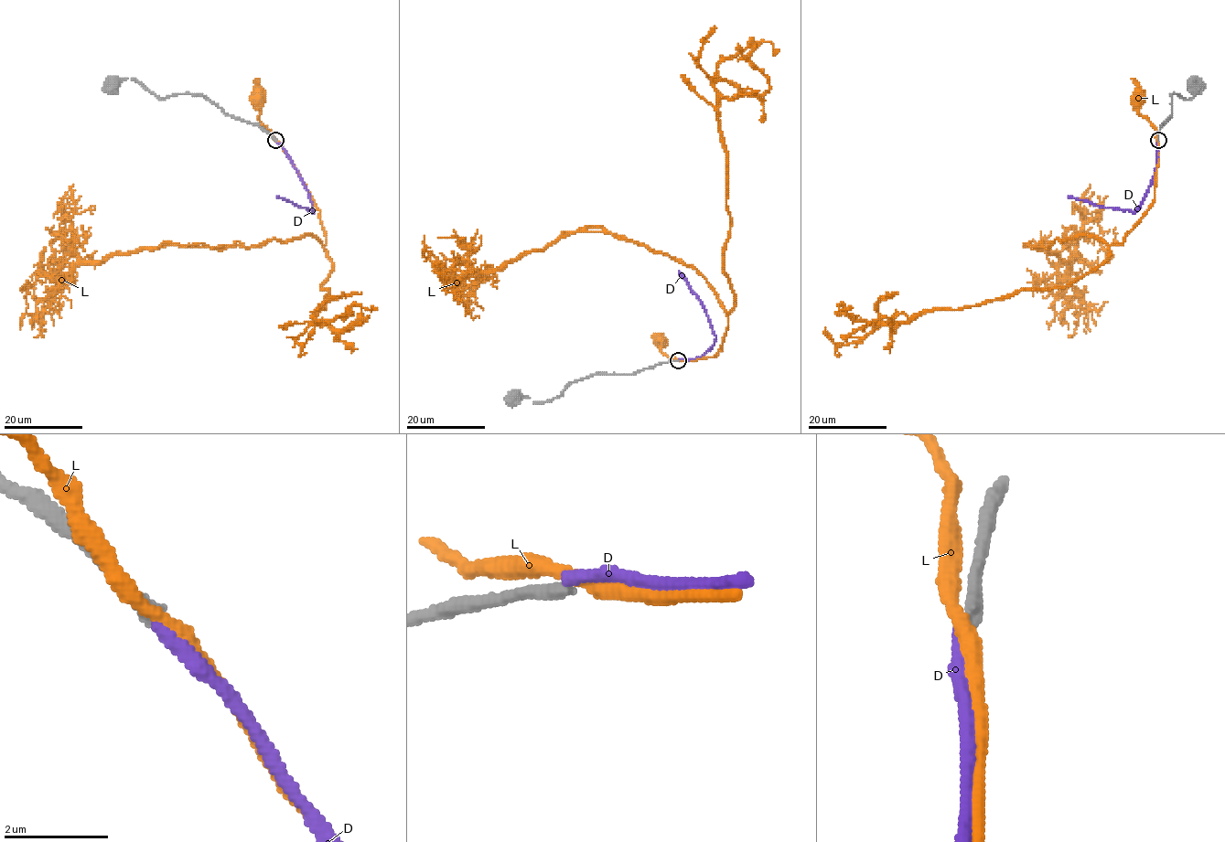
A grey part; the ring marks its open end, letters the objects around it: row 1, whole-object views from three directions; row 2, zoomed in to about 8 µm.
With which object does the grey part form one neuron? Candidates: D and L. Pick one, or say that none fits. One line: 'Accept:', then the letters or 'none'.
Accept: none

